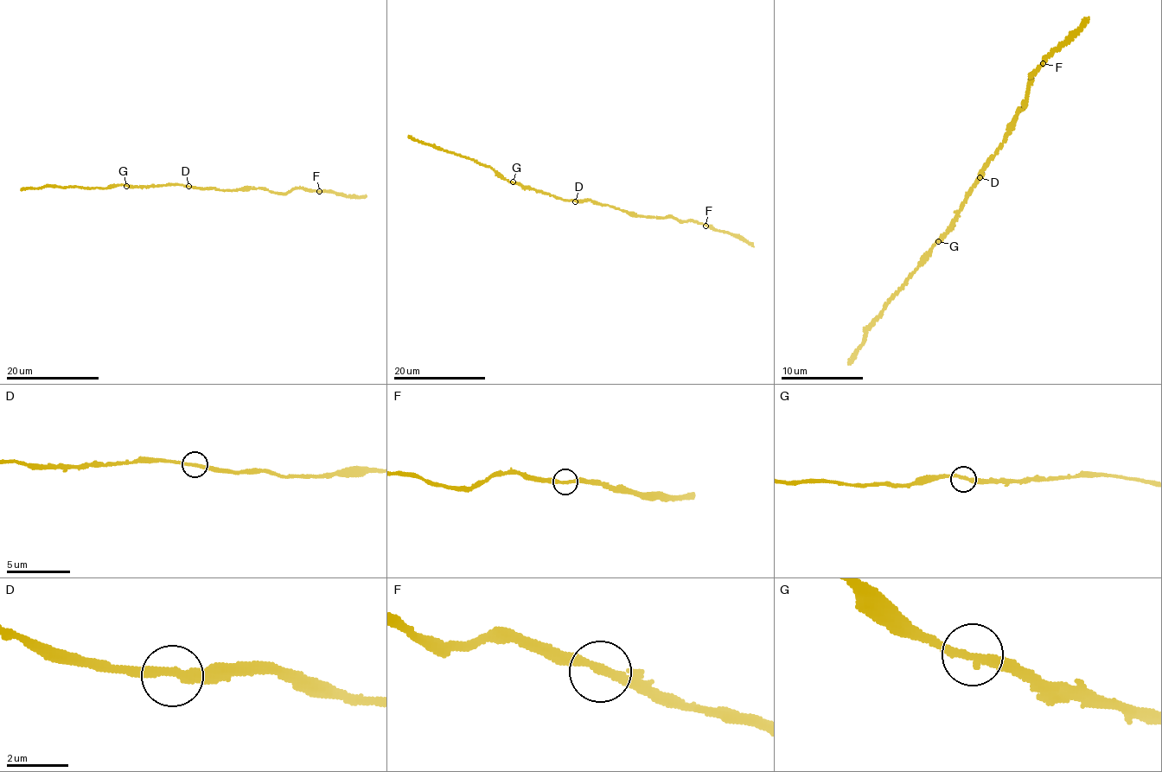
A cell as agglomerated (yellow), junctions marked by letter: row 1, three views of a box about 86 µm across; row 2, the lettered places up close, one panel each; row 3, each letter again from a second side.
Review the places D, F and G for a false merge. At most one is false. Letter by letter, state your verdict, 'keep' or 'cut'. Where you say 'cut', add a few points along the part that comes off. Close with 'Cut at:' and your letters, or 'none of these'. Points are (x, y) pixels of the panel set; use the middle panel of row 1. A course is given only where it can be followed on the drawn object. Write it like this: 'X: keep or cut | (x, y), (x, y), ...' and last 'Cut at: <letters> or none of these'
D: keep
F: keep
G: keep
Cut at: none of these

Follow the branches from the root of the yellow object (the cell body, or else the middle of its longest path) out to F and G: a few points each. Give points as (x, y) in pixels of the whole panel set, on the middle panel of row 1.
F: (577, 200), (595, 200), (637, 214), (673, 218), (705, 226)
G: (577, 200), (556, 199), (513, 182)

